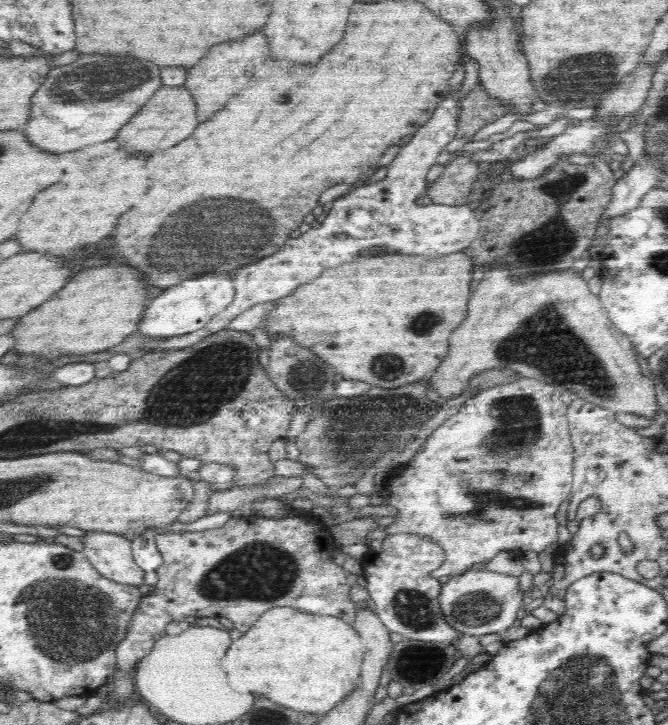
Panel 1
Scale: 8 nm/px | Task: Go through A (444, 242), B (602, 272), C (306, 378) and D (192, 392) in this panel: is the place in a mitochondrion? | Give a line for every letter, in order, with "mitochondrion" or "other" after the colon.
A: other
B: other
C: mitochondrion
D: mitochondrion

